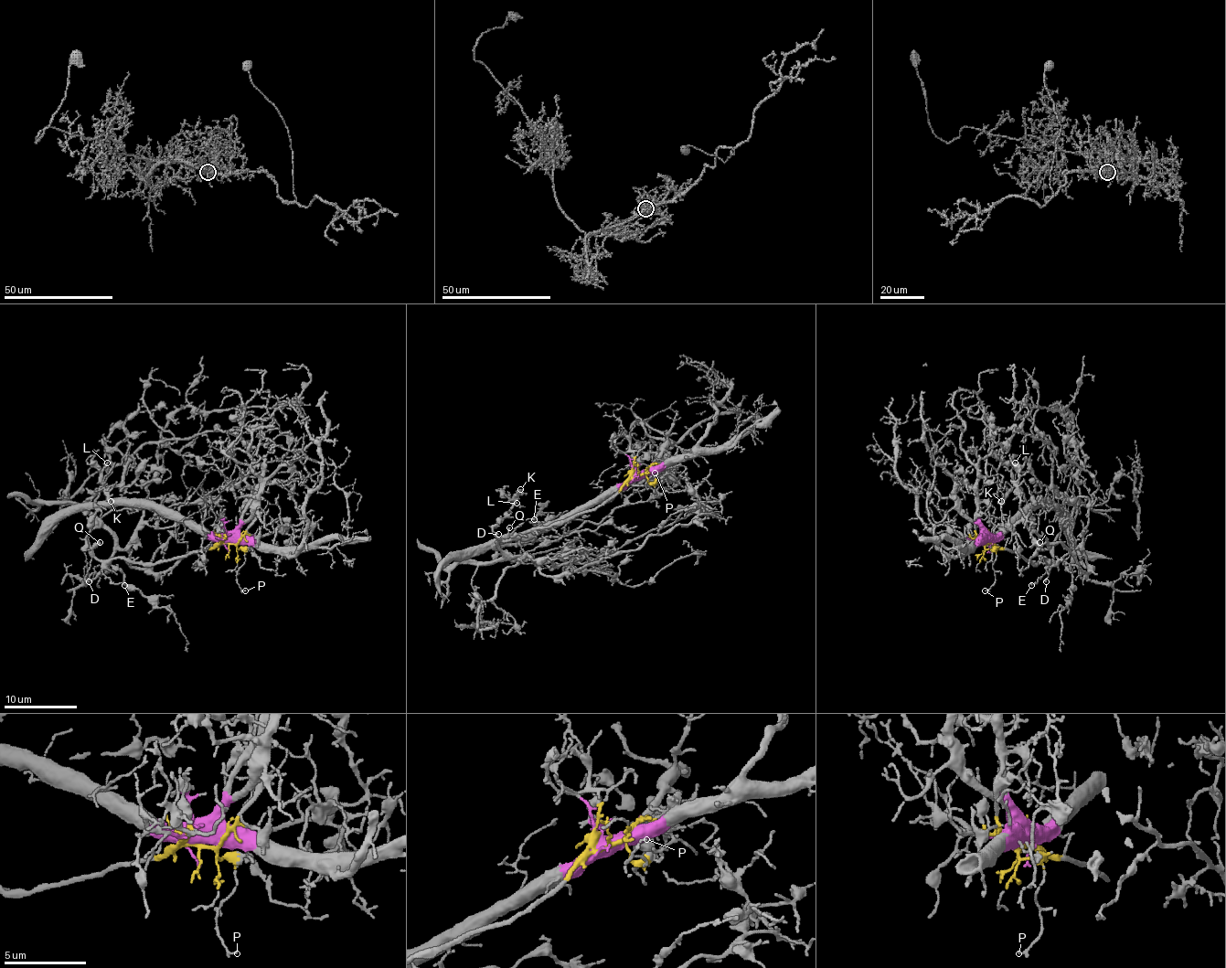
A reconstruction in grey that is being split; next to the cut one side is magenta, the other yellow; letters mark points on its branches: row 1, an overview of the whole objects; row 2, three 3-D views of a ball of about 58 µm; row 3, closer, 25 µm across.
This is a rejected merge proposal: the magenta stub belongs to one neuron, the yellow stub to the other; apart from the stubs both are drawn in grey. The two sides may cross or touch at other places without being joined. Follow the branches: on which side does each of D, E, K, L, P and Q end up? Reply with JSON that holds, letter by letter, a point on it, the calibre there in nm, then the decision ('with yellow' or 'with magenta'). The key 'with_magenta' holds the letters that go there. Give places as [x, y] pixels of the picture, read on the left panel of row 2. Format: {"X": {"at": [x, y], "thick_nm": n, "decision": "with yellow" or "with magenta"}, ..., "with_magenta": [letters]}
{"D": {"at": [89, 581], "thick_nm": 140, "decision": "with yellow"}, "E": {"at": [124, 585], "thick_nm": 110, "decision": "with yellow"}, "K": {"at": [111, 501], "thick_nm": 130, "decision": "with yellow"}, "L": {"at": [107, 462], "thick_nm": 170, "decision": "with yellow"}, "P": {"at": [245, 590], "thick_nm": 130, "decision": "with yellow"}, "Q": {"at": [100, 542], "thick_nm": 160, "decision": "with yellow"}, "with_magenta": []}

